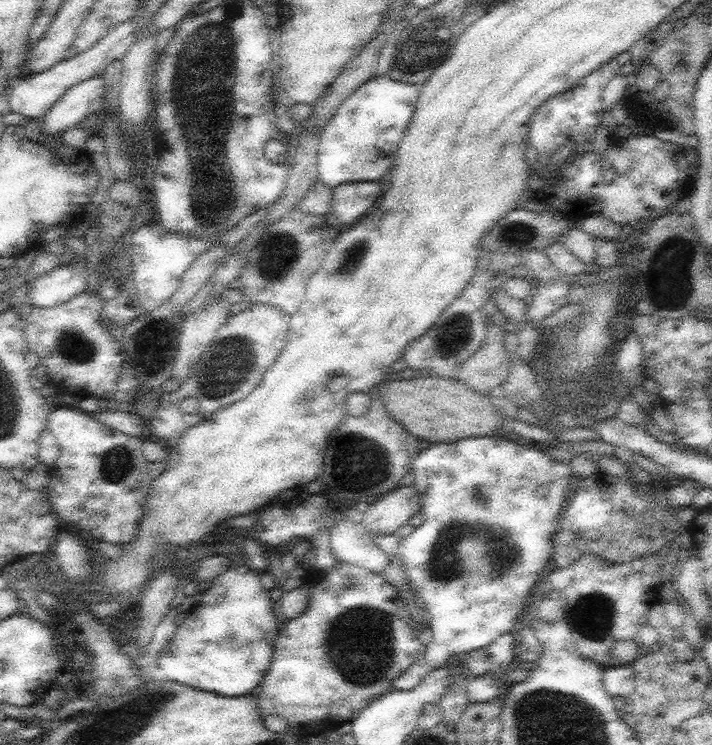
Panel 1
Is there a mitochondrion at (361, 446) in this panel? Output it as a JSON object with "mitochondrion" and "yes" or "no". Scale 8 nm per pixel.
{"mitochondrion":"yes"}

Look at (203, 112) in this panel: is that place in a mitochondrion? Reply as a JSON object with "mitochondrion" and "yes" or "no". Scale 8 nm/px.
{"mitochondrion":"yes"}

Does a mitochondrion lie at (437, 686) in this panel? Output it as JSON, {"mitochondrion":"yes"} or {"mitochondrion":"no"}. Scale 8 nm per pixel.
{"mitochondrion":"no"}

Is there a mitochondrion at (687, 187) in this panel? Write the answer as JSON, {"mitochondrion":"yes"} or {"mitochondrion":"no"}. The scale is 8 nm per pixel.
{"mitochondrion":"no"}

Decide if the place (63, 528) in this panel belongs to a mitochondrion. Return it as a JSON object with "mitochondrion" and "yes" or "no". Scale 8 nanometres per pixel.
{"mitochondrion":"no"}

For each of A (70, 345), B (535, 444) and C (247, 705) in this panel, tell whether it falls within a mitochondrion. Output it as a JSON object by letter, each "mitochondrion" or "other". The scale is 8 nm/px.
{"A":"mitochondrion","B":"other","C":"other"}

